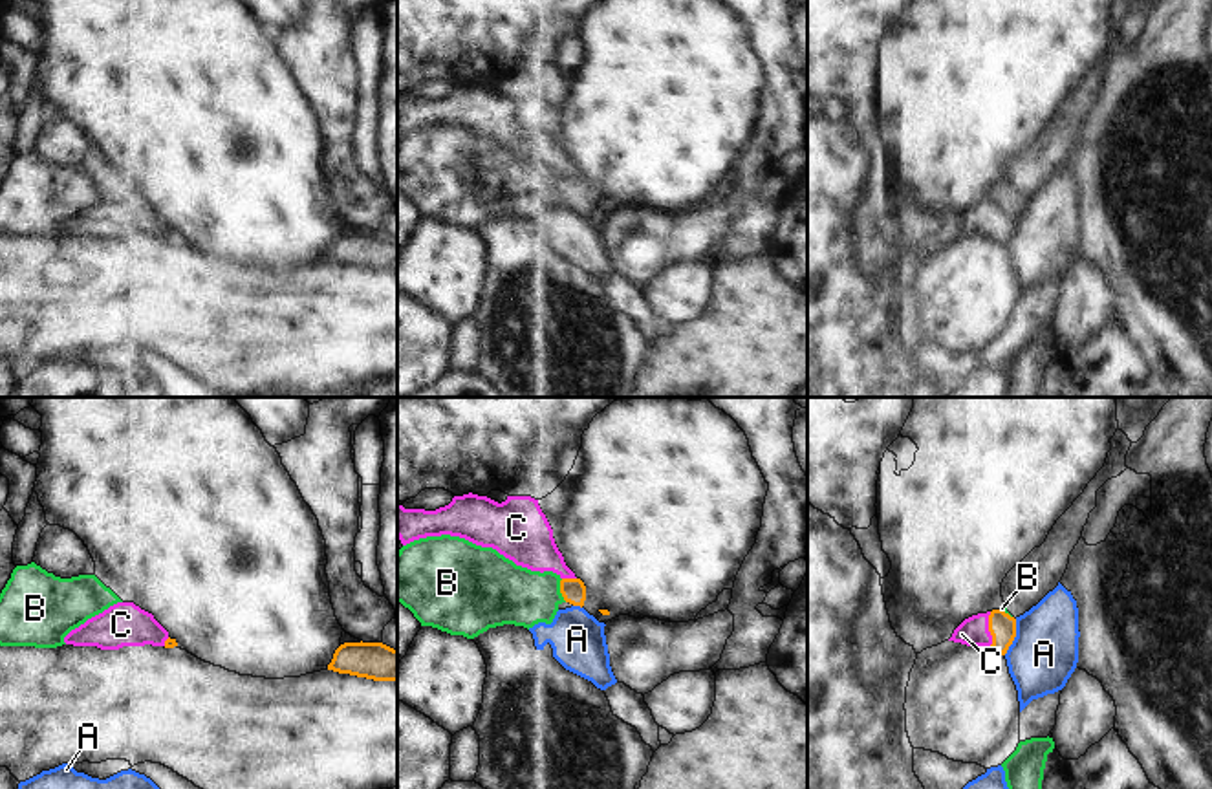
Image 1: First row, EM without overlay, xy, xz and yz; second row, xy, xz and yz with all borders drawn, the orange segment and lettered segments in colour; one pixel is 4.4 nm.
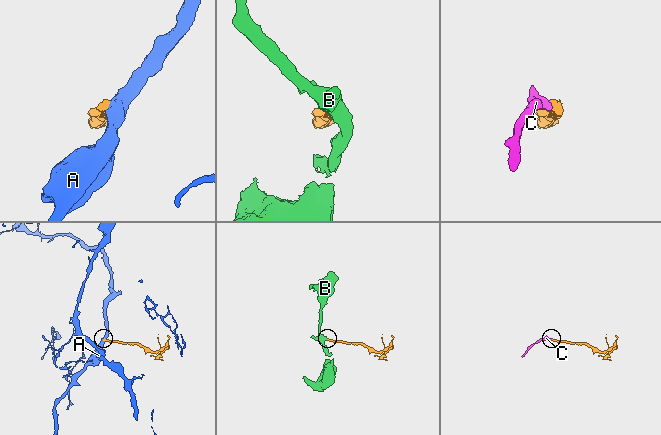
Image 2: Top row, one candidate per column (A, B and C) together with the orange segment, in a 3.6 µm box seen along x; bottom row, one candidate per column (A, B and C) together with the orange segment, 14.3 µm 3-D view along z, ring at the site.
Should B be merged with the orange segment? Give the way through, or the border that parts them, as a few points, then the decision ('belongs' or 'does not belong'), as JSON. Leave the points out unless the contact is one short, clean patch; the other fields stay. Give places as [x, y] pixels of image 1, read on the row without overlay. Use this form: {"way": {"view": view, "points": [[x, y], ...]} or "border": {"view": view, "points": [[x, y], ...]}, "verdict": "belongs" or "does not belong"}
{"border": {"view": "xz", "points": [[561, 169], [561, 185], [566, 191]]}, "verdict": "does not belong"}

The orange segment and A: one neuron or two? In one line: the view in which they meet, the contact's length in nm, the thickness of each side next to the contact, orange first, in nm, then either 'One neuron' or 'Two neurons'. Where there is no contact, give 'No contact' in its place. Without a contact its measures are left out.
Touches orange in yz. Shared border 170 nm. Thickness 120 nm (orange) against 300 nm. Two neurons

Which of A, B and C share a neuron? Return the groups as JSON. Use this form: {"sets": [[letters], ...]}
{"sets": [["A"], ["B"], ["C"]]}

